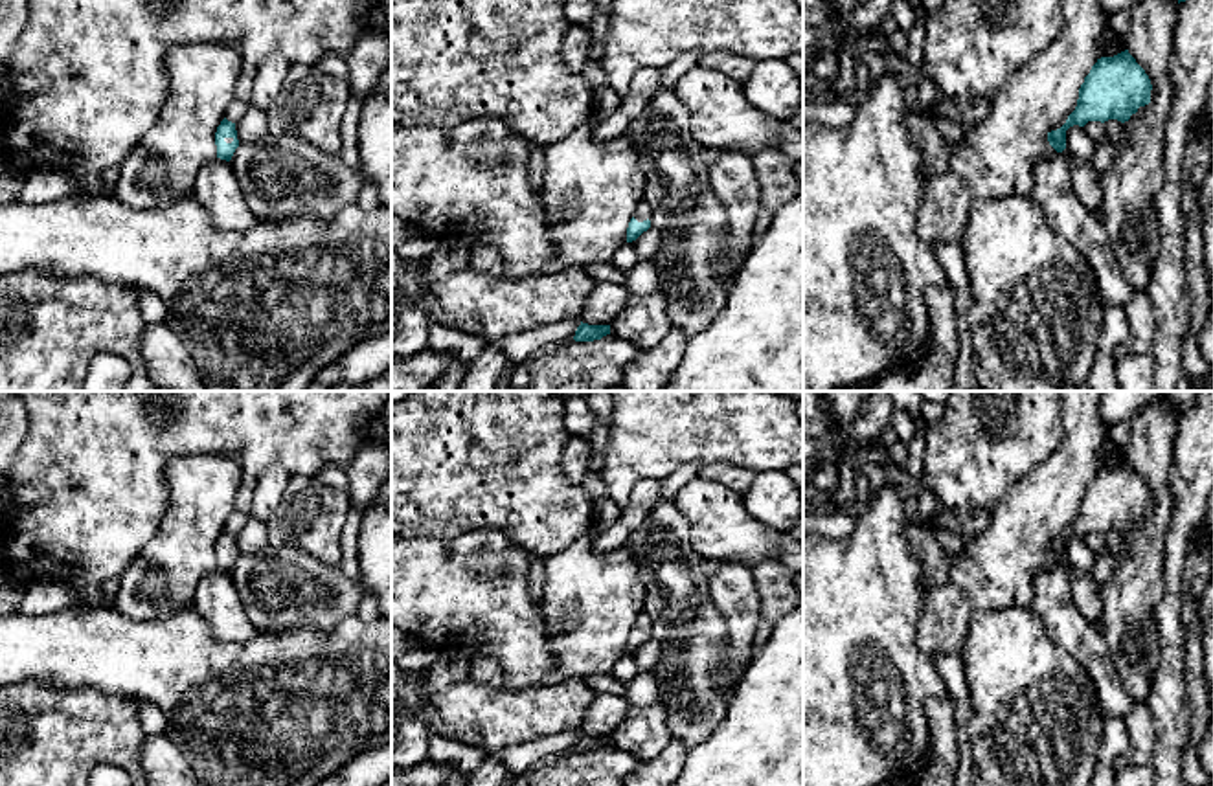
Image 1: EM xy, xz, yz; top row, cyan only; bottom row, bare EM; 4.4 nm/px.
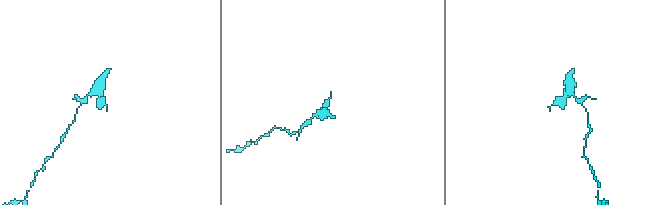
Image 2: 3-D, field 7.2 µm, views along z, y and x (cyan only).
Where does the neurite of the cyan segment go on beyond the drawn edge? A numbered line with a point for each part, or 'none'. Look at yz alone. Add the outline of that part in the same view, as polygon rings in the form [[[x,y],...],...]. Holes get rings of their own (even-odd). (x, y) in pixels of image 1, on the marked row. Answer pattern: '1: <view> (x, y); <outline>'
none

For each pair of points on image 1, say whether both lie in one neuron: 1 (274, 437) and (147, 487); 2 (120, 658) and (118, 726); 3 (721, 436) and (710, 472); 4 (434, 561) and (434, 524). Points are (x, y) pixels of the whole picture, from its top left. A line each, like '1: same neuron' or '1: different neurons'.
1: same neuron
2: different neurons
3: different neurons
4: different neurons

